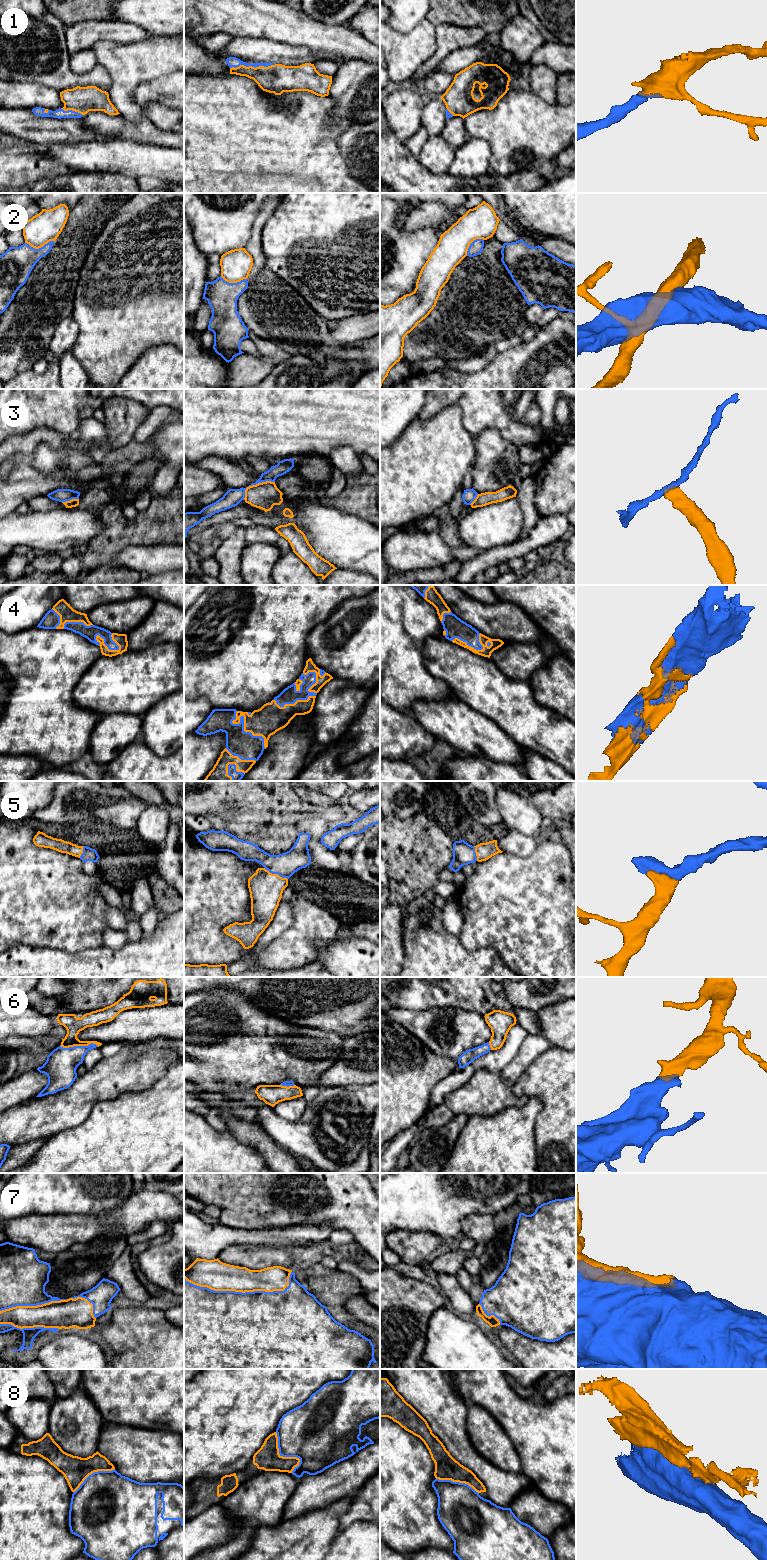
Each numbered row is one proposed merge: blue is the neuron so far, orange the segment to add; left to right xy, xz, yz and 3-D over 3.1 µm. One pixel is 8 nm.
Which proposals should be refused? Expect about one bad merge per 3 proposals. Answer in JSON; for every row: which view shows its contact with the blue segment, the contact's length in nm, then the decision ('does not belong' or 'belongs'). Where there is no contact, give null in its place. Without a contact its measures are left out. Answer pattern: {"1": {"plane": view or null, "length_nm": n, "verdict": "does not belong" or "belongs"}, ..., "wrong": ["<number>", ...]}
{"1": {"plane": "xz", "length_nm": 360, "verdict": "belongs"}, "2": {"plane": "xy", "length_nm": 240, "verdict": "does not belong"}, "3": {"plane": "xz", "length_nm": 300, "verdict": "does not belong"}, "4": {"plane": "xz", "length_nm": 380, "verdict": "belongs"}, "5": {"plane": "xz", "length_nm": 220, "verdict": "belongs"}, "6": {"plane": "xy", "length_nm": 320, "verdict": "belongs"}, "7": {"plane": "xz", "length_nm": 850, "verdict": "belongs"}, "8": {"plane": "xz", "length_nm": 360, "verdict": "does not belong"}, "wrong": ["2", "3", "8"]}

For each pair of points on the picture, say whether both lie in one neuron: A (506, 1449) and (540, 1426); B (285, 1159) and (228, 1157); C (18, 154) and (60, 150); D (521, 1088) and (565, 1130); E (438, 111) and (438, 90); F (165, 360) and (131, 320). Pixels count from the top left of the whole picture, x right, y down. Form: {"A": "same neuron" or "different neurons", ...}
{"A": "different neurons", "B": "different neurons", "C": "different neurons", "D": "same neuron", "E": "different neurons", "F": "different neurons"}

